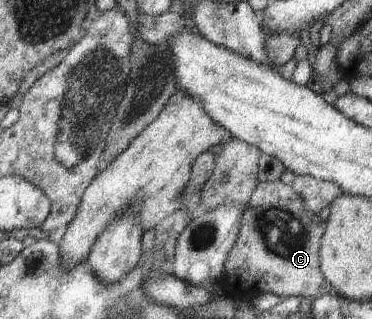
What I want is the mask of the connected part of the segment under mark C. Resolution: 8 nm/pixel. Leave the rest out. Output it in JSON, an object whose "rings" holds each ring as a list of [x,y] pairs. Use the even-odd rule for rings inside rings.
{"rings":[[[280,180],[261,182],[245,209],[237,246],[229,253],[221,280],[225,285],[224,290],[231,296],[244,300],[256,298],[261,293],[275,293],[281,299],[310,297],[313,300],[334,293],[334,286],[327,281],[322,271],[322,240],[326,231],[326,221],[321,221],[317,213],[307,209],[303,195],[295,190],[293,183],[287,185]]]}

